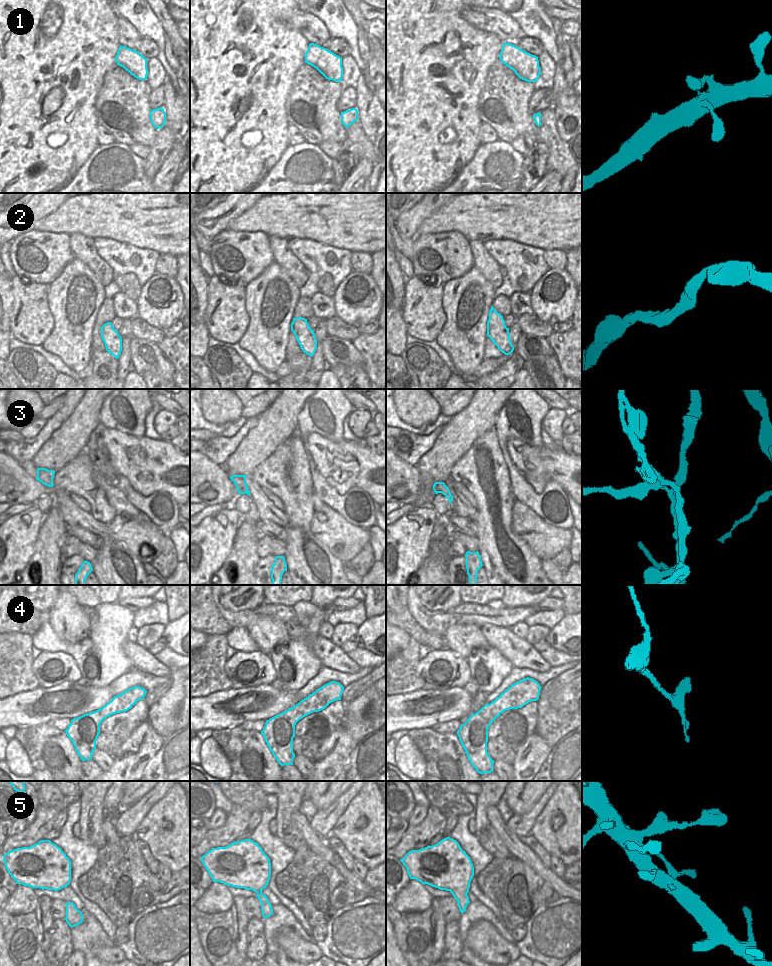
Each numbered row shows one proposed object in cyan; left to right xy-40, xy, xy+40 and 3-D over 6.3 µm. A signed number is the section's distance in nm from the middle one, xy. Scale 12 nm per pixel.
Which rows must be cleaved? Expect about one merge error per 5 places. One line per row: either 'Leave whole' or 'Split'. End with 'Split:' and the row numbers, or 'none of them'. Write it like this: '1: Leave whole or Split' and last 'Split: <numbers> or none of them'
1: Leave whole
2: Leave whole
3: Split
4: Leave whole
5: Leave whole
Split: 3.

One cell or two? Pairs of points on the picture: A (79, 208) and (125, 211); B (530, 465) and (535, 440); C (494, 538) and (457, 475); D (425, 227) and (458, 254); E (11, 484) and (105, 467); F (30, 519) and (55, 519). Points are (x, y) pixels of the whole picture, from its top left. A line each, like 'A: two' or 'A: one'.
A: one
B: two
C: one
D: two
E: one
F: two

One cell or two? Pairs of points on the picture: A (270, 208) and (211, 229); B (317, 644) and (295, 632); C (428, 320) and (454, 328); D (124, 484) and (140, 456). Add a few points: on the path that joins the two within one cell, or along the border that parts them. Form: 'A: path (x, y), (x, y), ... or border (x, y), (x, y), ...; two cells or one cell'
A: border (247, 210), (233, 218), (226, 228); two cells
B: path (312, 641), (300, 633); one cell
C: border (442, 302), (445, 323), (435, 339); two cells
D: border (118, 475), (123, 475), (130, 485), (143, 495); two cells

